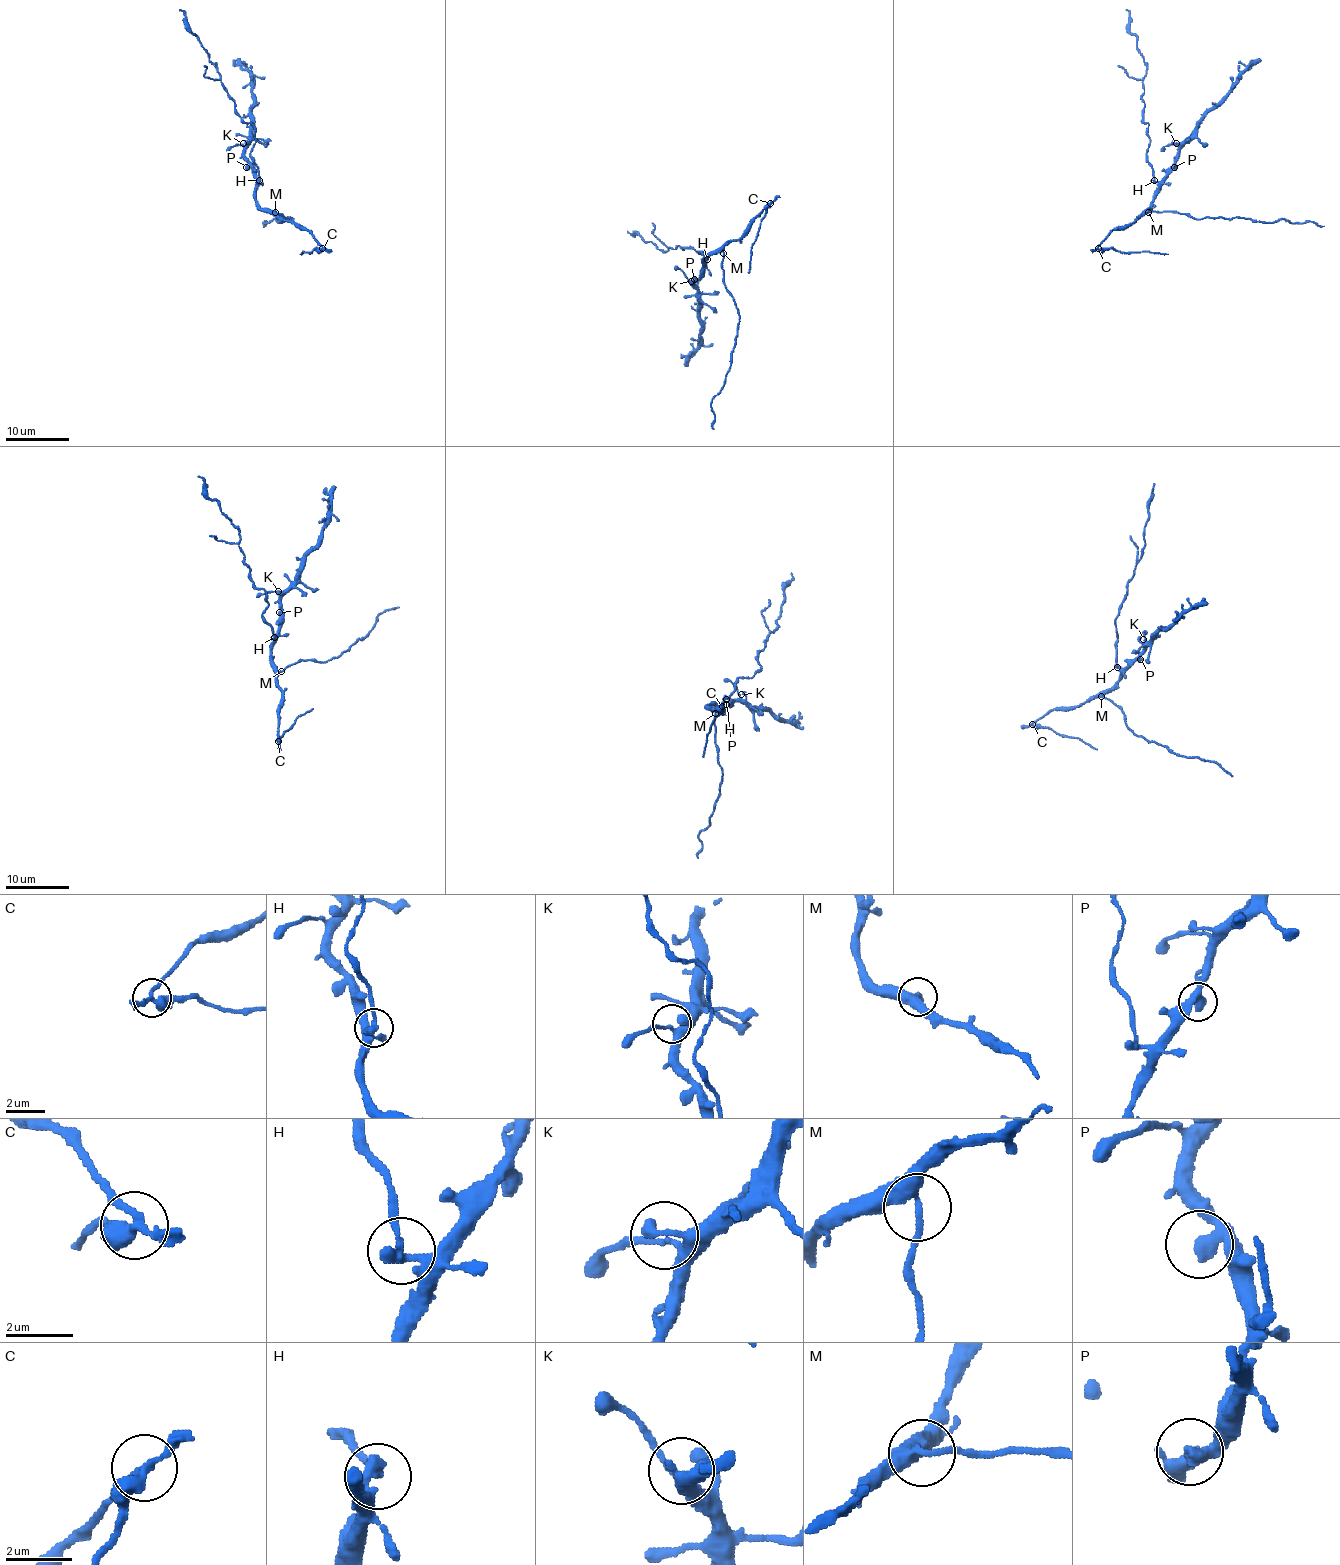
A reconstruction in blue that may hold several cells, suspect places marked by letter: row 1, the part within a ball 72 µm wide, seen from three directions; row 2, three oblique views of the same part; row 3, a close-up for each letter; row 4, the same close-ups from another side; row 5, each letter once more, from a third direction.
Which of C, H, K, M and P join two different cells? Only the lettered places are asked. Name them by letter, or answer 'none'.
C, H, M

